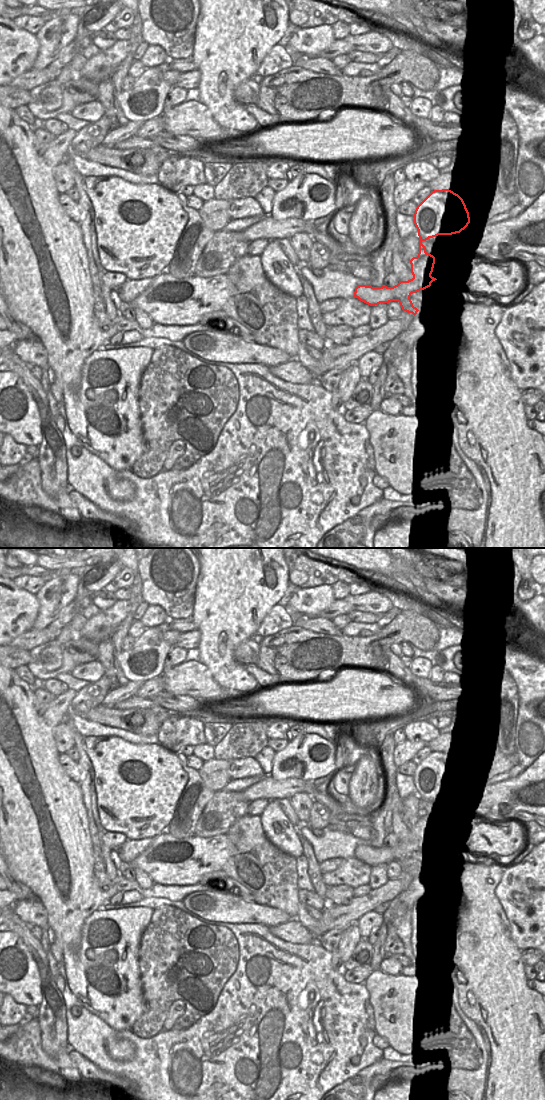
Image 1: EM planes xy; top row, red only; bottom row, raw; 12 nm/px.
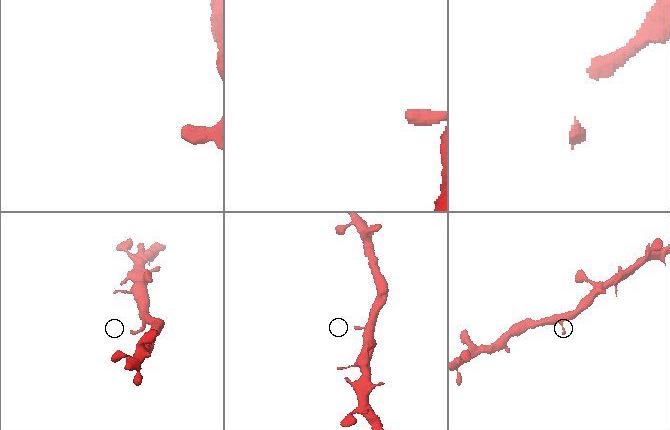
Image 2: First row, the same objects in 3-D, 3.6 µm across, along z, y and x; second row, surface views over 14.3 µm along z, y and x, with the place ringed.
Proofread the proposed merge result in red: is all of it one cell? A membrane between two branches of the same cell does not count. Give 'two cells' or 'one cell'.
one cell

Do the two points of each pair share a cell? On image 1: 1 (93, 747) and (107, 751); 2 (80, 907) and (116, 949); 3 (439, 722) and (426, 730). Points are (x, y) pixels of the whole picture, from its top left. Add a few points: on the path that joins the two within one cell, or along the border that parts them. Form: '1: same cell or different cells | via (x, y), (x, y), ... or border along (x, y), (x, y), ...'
1: same cell | via (96, 747), (104, 751)
2: different cells | border along (97, 909), (86, 918), (82, 926), (80, 938)
3: different cells | border along (426, 719), (438, 730)

